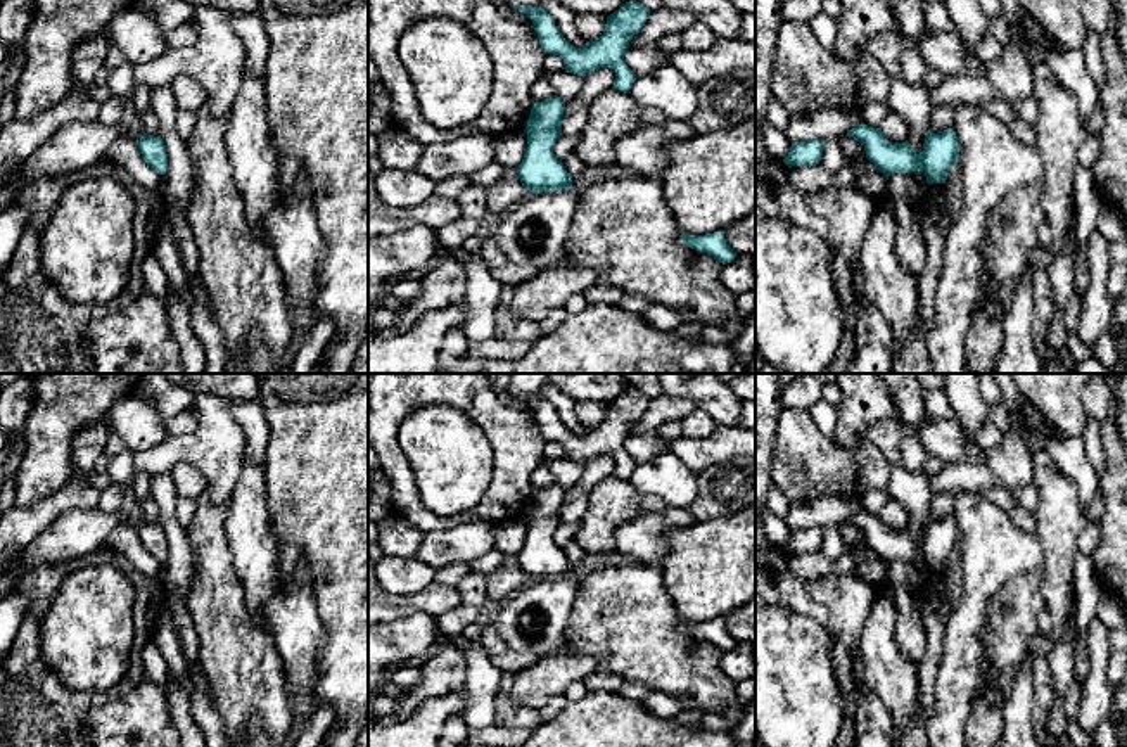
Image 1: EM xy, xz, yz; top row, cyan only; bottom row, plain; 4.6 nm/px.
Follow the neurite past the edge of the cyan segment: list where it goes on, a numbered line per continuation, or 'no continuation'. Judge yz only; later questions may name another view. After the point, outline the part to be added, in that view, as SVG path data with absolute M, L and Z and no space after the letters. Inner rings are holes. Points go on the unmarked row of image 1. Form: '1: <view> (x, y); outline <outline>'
no continuation

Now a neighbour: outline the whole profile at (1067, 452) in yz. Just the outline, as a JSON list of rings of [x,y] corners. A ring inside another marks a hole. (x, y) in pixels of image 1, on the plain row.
[[[1049,434],[1046,451],[1077,489],[1082,508],[1099,493],[1099,472],[1089,463],[1082,437]]]

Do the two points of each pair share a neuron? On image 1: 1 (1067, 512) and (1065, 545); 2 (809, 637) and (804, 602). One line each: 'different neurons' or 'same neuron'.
1: same neuron
2: different neurons

